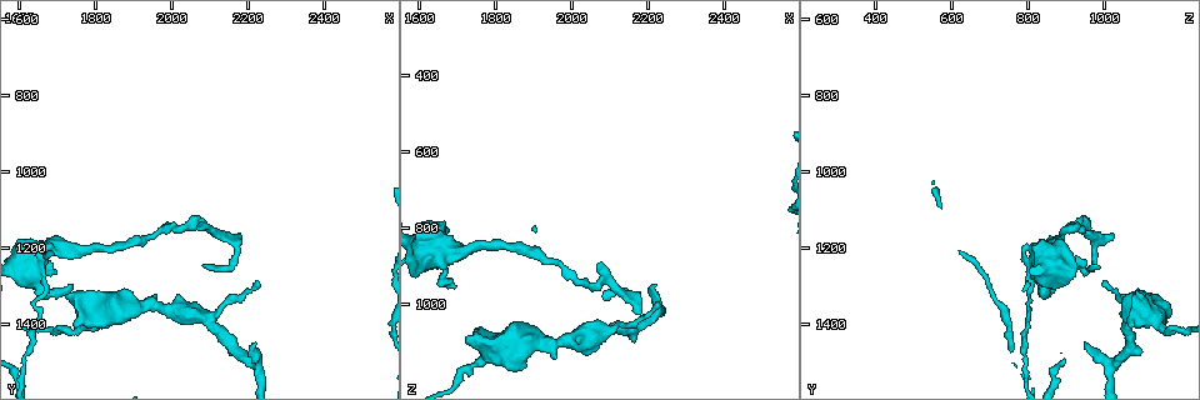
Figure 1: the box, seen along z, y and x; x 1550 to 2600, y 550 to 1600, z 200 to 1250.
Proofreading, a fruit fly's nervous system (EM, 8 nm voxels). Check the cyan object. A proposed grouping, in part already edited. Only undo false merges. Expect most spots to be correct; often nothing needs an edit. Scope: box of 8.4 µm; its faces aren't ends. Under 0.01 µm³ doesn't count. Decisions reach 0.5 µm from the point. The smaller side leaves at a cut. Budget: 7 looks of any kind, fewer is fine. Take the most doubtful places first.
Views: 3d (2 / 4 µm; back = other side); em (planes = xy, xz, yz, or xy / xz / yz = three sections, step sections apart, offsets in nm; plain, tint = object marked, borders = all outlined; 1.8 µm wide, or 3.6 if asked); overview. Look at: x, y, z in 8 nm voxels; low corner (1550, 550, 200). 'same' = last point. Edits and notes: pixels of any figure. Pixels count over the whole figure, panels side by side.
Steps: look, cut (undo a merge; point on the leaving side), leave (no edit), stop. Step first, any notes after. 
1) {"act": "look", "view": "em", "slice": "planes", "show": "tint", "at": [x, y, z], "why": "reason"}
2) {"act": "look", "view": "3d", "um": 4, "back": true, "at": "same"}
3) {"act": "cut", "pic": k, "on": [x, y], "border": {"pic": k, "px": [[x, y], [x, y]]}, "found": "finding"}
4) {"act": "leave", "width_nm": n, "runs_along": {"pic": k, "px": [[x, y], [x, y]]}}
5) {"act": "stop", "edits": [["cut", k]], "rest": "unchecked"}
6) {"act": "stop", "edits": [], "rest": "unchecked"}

{"act": "look", "view": "3d", "um": 2, "at": [2090, 1380, 1070], "why": "a fork"}

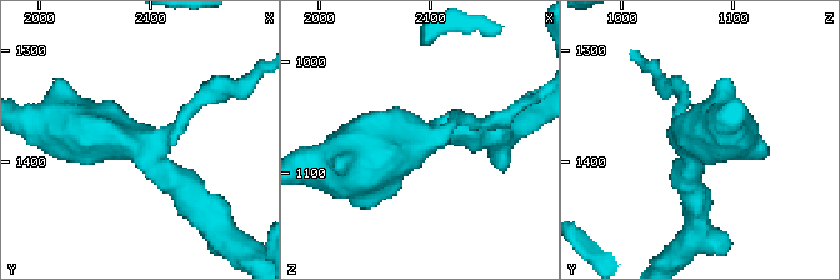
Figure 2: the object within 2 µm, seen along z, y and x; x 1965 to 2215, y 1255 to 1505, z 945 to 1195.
{"act": "look", "view": "em", "slice": "planes", "show": "plain", "at": [2092, 1388, 1068], "why": "now the EM"}

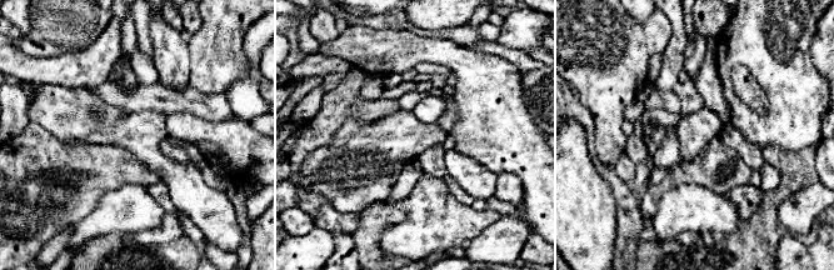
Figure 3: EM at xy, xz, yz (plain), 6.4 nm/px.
{"act": "look", "view": "em", "slice": "planes", "show": "borders", "at": "same", "why": "what lies round it"}

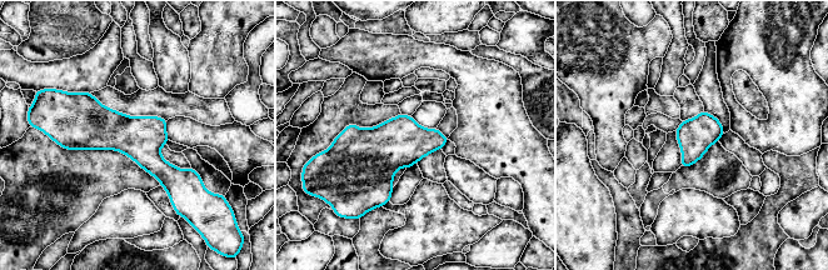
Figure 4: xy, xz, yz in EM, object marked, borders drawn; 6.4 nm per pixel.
{"act": "leave", "runs_along": {"pic": 4, "px": [[60, 134], [125, 134], [198, 180]]}, "found": "continuous, no second cell"}

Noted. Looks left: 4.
{"act": "look", "view": "em", "slice": "planes", "show": "tint", "at": [2170, 1215, 975], "why": "abrupt turn"}

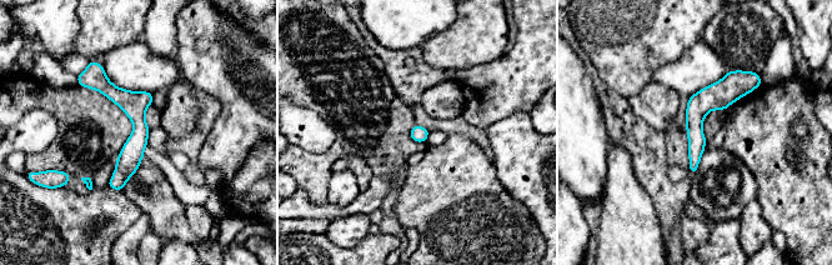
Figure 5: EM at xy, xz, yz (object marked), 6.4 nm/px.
{"act": "leave", "runs_along": {"pic": 5, "px": [[99, 71], [138, 116], [119, 186]]}, "found": "continuous, no second cell"}

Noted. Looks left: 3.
{"act": "look", "view": "em", "um": 3.6, "slice": "planes", "show": "tint", "at": [1715, 1410, 1175], "why": "sudden change in width"}

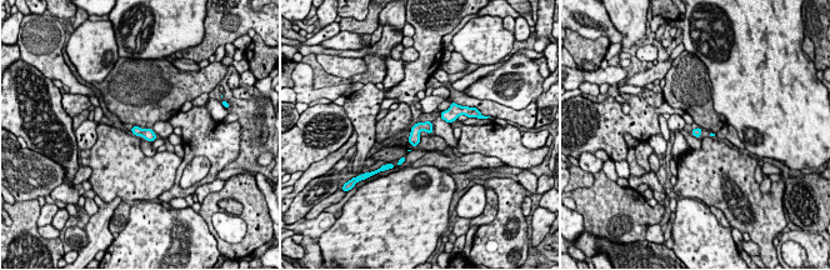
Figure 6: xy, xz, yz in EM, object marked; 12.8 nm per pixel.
{"act": "leave", "found": "all the same cell"}

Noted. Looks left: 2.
{"act": "stop", "edits": [], "rest": "unchecked"}

